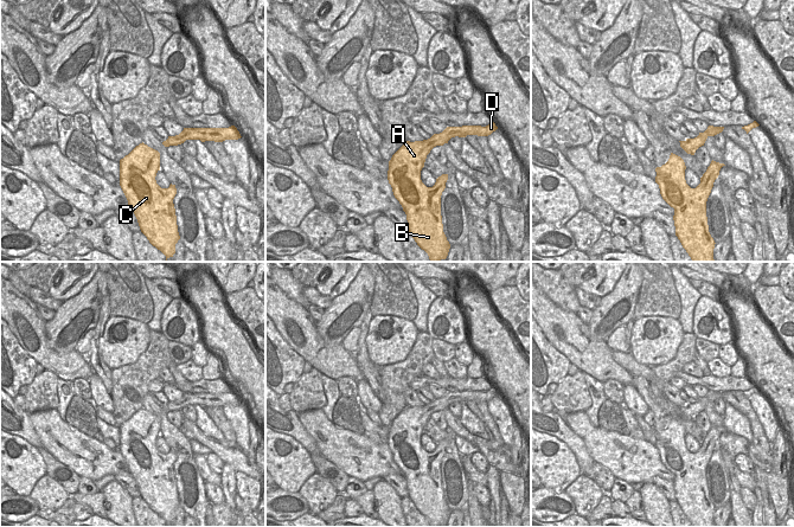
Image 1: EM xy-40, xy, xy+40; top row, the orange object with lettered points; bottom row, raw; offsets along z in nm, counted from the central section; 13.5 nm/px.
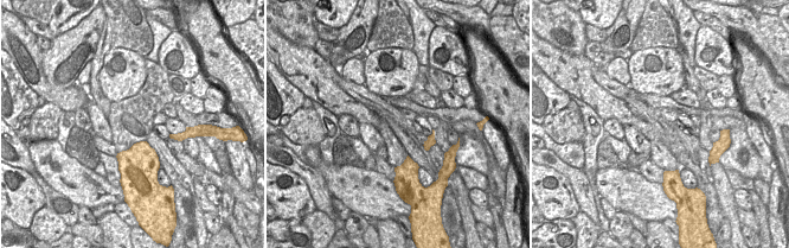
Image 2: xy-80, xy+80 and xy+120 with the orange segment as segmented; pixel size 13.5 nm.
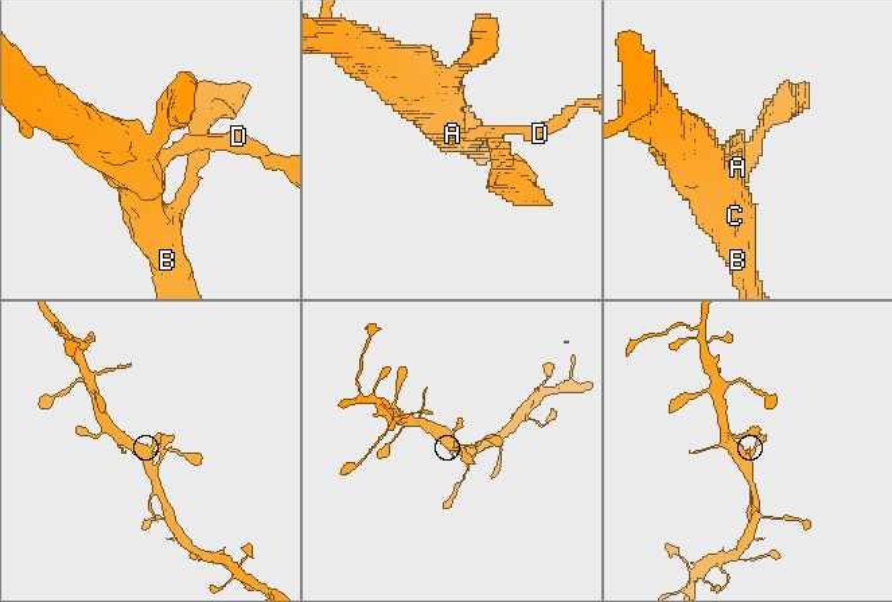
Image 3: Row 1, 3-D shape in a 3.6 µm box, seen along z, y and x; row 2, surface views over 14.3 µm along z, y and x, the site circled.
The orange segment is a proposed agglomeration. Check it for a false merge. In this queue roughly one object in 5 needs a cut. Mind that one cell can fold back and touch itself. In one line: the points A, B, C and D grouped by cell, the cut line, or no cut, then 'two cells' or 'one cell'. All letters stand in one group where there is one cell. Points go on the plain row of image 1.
A B C D; no cut; one cell

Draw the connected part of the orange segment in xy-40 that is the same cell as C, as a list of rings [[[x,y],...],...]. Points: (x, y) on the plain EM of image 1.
[[[143,407],[120,425],[120,451],[128,465],[128,471],[133,475],[141,497],[166,521],[167,526],[175,519],[175,509],[180,504],[173,469],[177,454],[172,449],[168,454],[161,454],[155,445],[159,436],[160,418]]]

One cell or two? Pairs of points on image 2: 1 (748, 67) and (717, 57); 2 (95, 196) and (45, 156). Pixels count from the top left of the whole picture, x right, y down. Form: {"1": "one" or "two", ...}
{"1": "two", "2": "one"}

